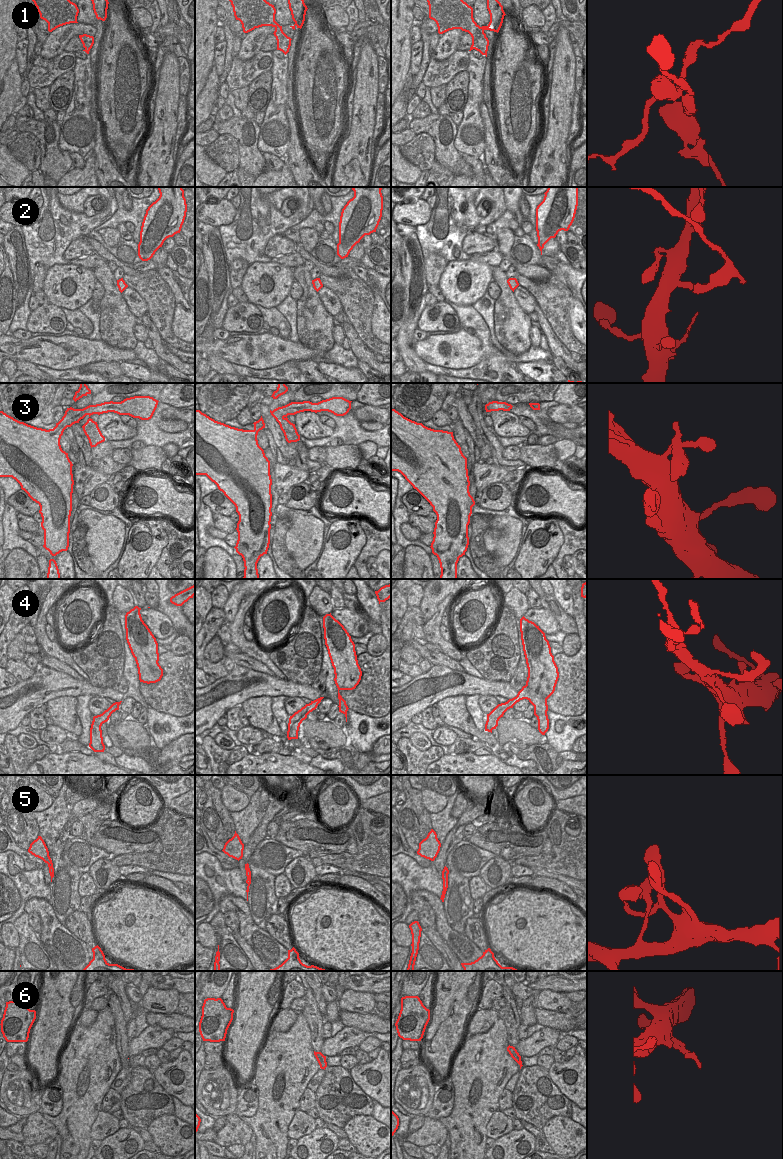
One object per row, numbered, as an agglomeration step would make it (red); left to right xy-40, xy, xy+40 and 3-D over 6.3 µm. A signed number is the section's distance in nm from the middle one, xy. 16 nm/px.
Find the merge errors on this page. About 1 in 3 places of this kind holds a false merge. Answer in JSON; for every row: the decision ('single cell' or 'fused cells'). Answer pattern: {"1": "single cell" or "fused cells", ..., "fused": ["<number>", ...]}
{"1": "fused cells", "2": "fused cells", "3": "fused cells", "4": "single cell", "5": "single cell", "6": "fused cells", "fused": ["1", "2", "3", "6"]}

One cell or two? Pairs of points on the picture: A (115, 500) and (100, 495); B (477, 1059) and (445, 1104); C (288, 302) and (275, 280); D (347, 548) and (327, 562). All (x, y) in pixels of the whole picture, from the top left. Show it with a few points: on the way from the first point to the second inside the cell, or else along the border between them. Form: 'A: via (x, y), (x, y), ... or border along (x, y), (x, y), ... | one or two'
A: via (111, 500), (104, 498) | one
B: border along (448, 1076), (453, 1087), (453, 1108), (449, 1115) | two
C: border along (289, 294), (275, 306) | two
D: via (342, 552), (332, 562) | one

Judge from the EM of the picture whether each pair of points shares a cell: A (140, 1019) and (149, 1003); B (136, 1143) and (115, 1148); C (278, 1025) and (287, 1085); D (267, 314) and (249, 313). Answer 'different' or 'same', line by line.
A: different
B: same
C: different
D: different

